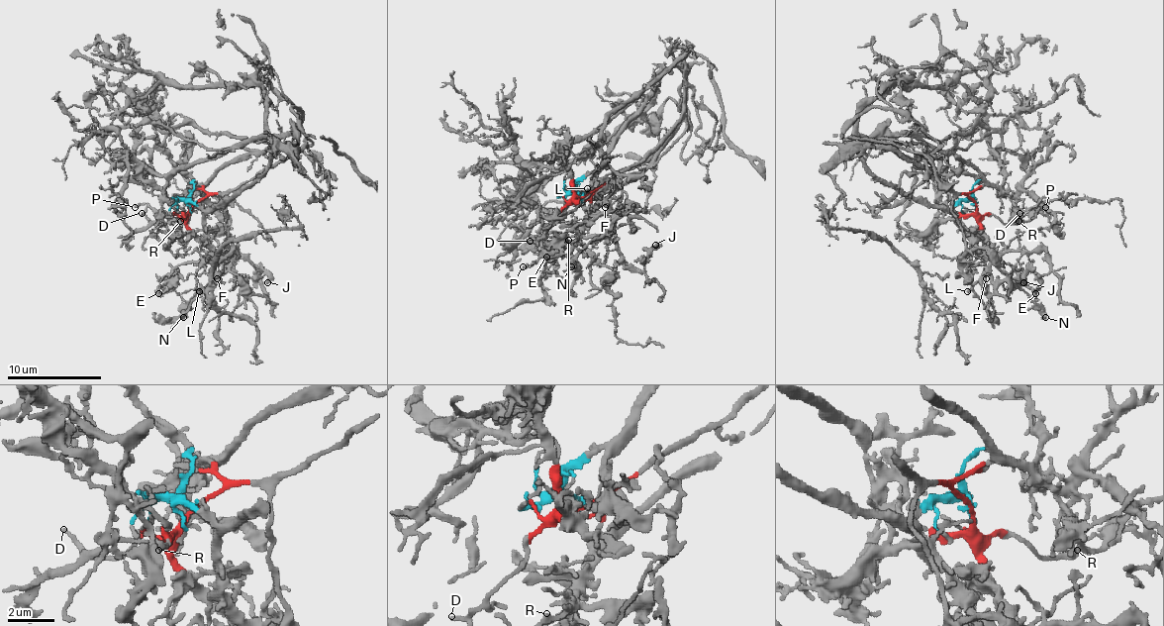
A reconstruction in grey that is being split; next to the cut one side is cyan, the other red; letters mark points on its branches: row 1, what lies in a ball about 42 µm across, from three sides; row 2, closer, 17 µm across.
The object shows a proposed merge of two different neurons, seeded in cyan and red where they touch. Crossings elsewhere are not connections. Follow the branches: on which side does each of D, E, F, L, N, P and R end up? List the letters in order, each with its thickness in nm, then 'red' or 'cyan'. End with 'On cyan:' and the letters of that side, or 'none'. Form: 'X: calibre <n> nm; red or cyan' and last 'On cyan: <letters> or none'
D: calibre 160 nm; red
E: calibre 110 nm; red
F: calibre 130 nm; cyan
L: calibre 160 nm; cyan
N: calibre 420 nm; red
P: calibre 200 nm; red
R: calibre 160 nm; red
On cyan: F, L

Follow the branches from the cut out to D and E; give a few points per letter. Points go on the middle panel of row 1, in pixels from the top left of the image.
D: (583, 197), (571, 202), (540, 237), (529, 242)
E: (583, 197), (576, 202), (588, 209), (590, 218), (562, 237), (559, 251), (545, 256)

